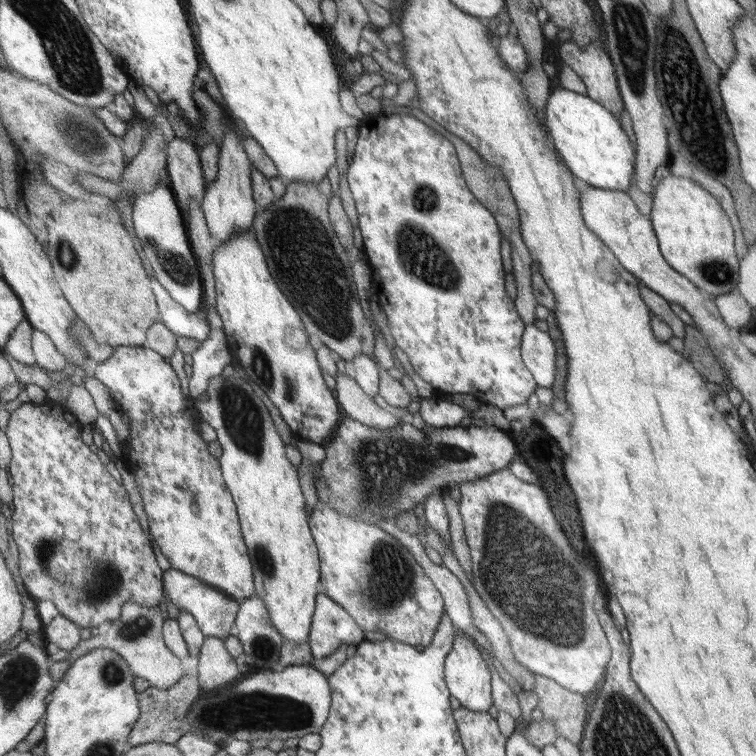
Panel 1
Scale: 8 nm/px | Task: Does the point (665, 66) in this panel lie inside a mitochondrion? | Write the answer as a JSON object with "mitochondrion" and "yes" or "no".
{"mitochondrion":"yes"}

